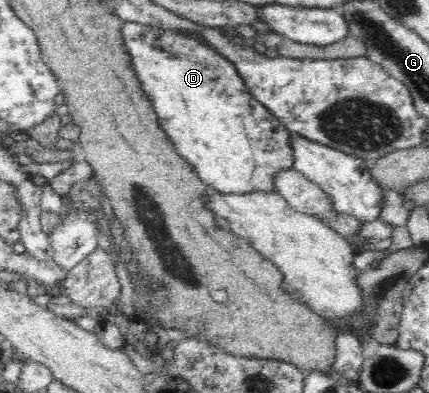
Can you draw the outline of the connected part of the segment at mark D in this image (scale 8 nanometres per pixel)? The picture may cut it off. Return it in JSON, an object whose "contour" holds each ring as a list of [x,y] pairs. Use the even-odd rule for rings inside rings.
{"contour":[[[129,21],[122,22],[121,29],[137,77],[146,96],[155,104],[153,107],[161,120],[159,124],[169,132],[177,153],[197,168],[201,180],[221,195],[276,192],[277,174],[293,169],[295,163],[292,136],[285,124],[251,95],[234,66],[204,42],[184,32]]]}

